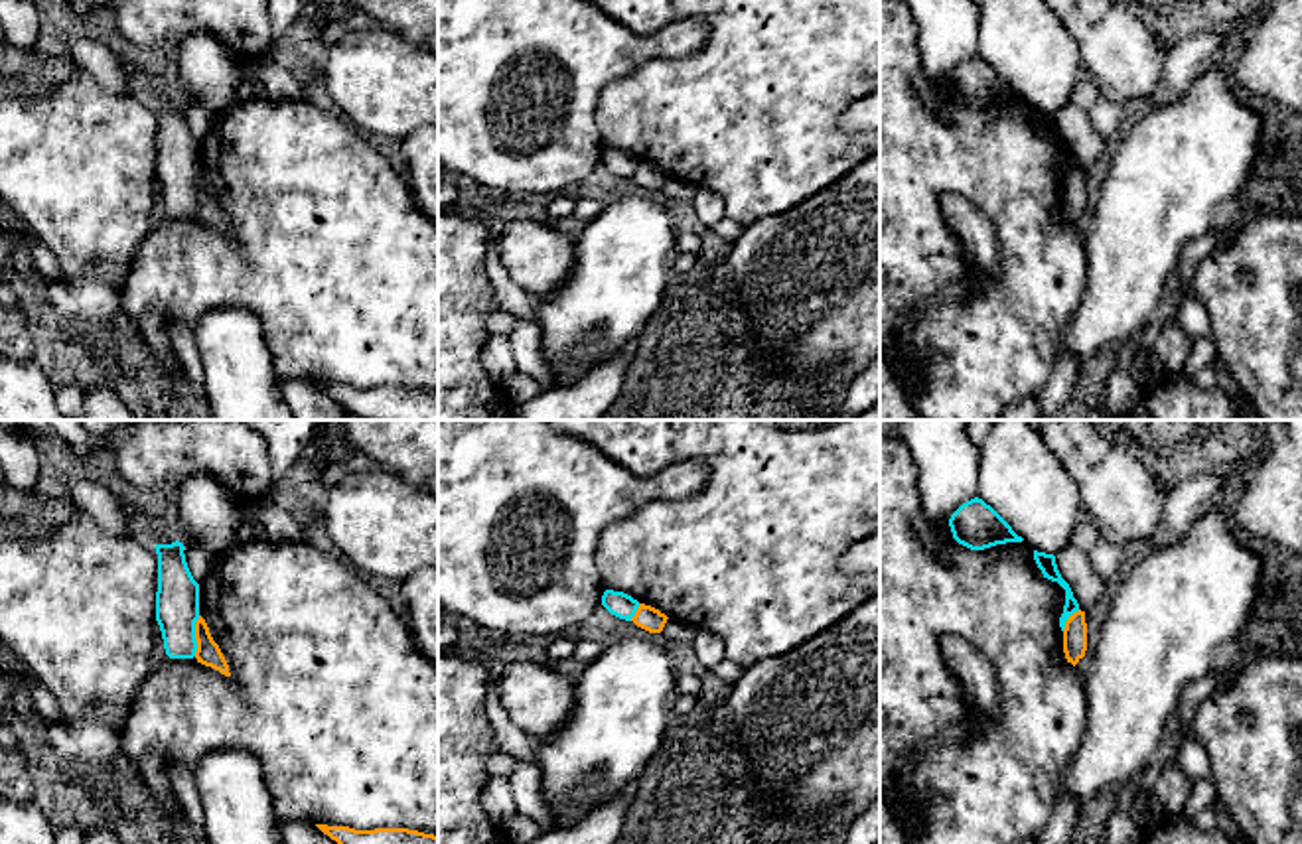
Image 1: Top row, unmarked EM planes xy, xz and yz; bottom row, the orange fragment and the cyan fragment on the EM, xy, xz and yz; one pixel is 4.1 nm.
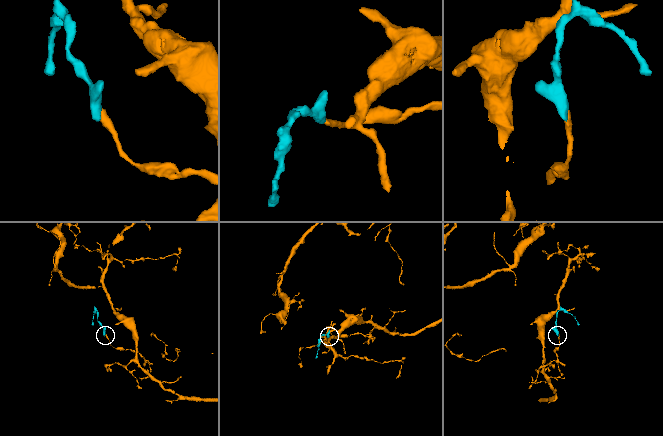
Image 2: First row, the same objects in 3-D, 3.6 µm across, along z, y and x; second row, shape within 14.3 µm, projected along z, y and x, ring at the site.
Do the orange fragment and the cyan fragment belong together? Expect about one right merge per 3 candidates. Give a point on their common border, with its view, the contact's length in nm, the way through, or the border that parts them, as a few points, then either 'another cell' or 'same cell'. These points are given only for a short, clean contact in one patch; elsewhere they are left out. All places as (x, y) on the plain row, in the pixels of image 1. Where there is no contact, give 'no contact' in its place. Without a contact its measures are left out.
meets orange in xy at (196, 194); contact 170 nm long; border along xy (200, 174), (196, 180), (194, 213); another cell

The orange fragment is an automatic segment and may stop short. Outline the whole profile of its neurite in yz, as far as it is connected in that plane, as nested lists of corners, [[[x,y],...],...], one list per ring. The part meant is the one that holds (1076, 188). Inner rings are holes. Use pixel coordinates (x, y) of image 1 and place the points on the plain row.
[[[1075,170],[1065,179],[1063,187],[1063,211],[1067,221],[1073,225],[1085,215],[1087,209],[1087,181],[1085,181],[1085,170]]]

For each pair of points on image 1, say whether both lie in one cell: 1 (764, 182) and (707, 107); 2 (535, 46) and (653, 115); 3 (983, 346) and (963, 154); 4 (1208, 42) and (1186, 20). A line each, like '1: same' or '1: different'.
1: same
2: different
3: same
4: different

